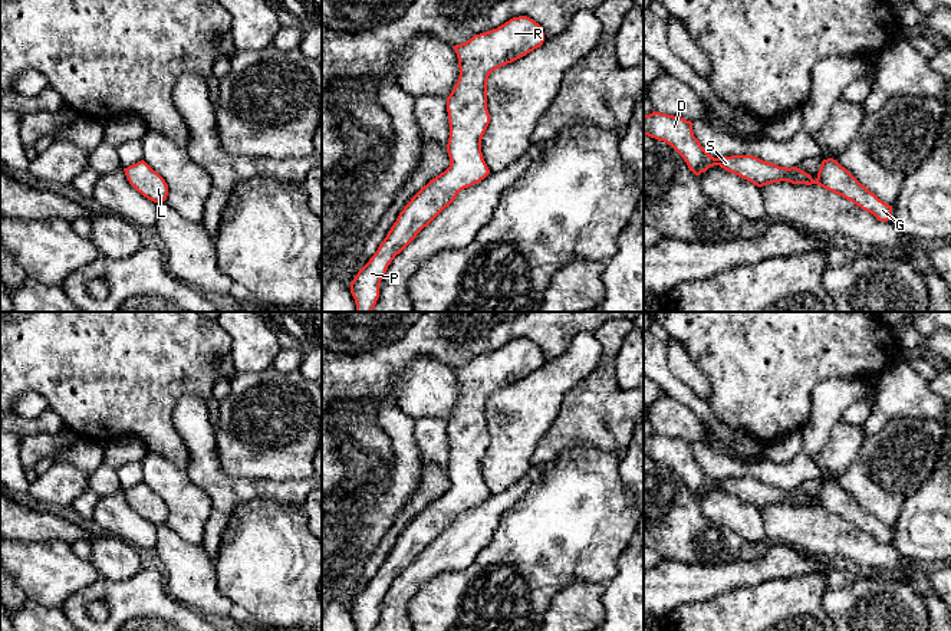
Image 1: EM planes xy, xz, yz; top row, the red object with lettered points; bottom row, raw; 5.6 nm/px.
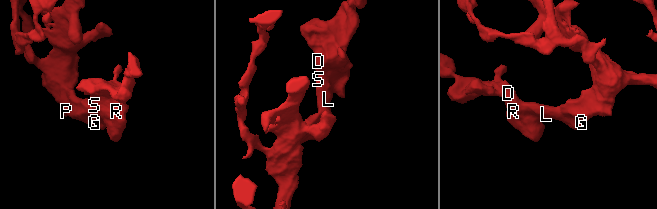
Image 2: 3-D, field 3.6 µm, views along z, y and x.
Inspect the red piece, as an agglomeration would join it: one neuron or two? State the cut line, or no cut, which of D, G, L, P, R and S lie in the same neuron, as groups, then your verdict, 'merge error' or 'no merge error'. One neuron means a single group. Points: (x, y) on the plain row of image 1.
no cut | D G L P R S | no merge error

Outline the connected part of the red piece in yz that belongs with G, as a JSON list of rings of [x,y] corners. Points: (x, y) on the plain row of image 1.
[[[655,433],[649,437],[644,437],[644,457],[671,467],[684,480],[690,493],[695,497],[705,494],[710,489],[720,487],[725,493],[733,494],[757,509],[780,503],[806,507],[817,506],[873,536],[879,543],[892,540],[892,528],[879,522],[878,517],[862,507],[833,480],[822,483],[816,502],[797,489],[779,489],[753,477],[714,480],[694,459],[691,443]]]

